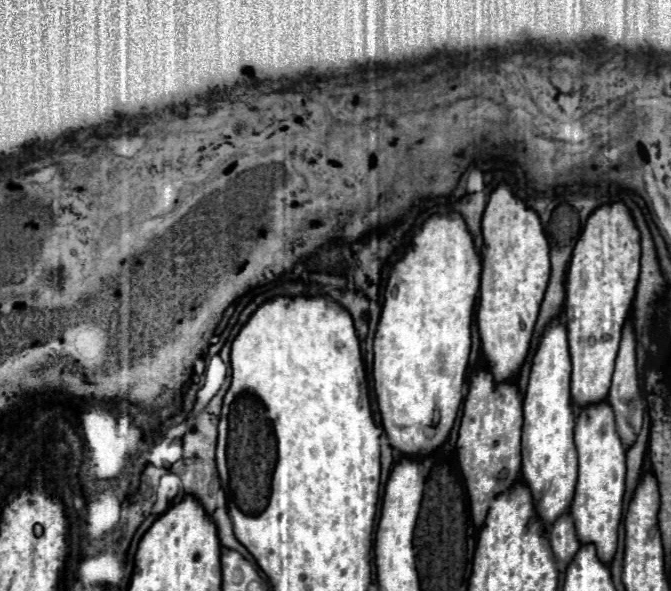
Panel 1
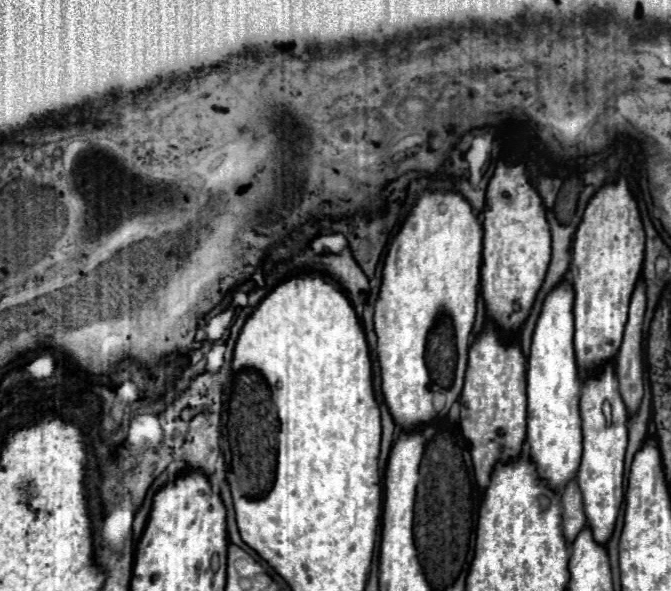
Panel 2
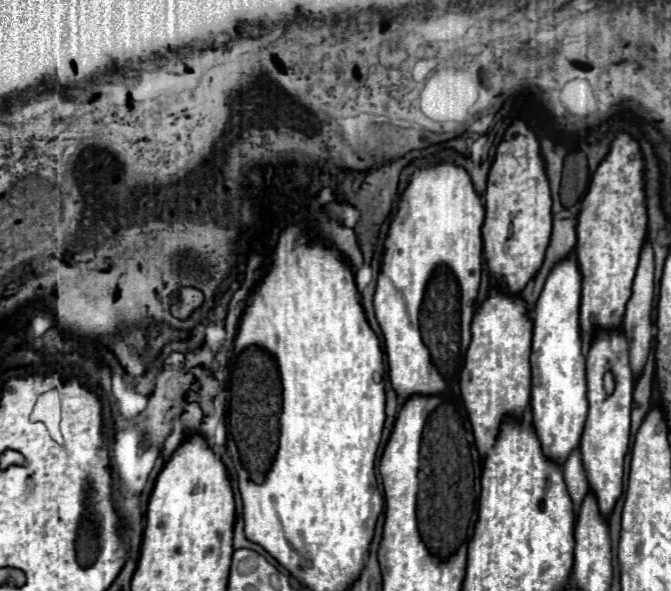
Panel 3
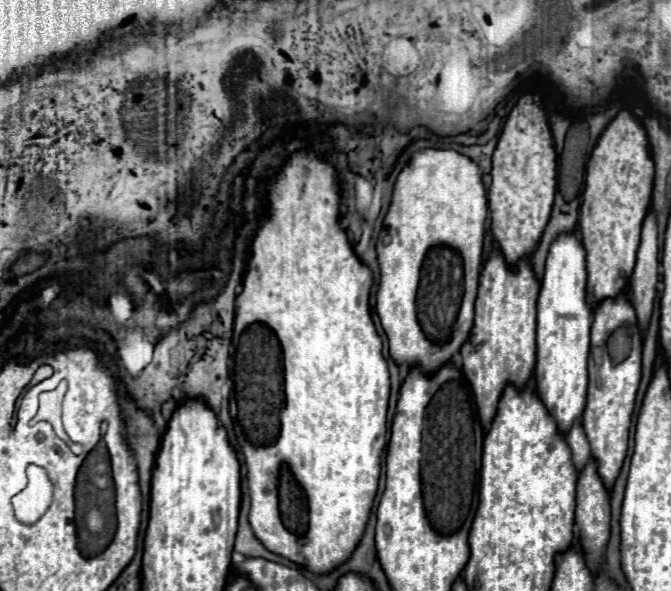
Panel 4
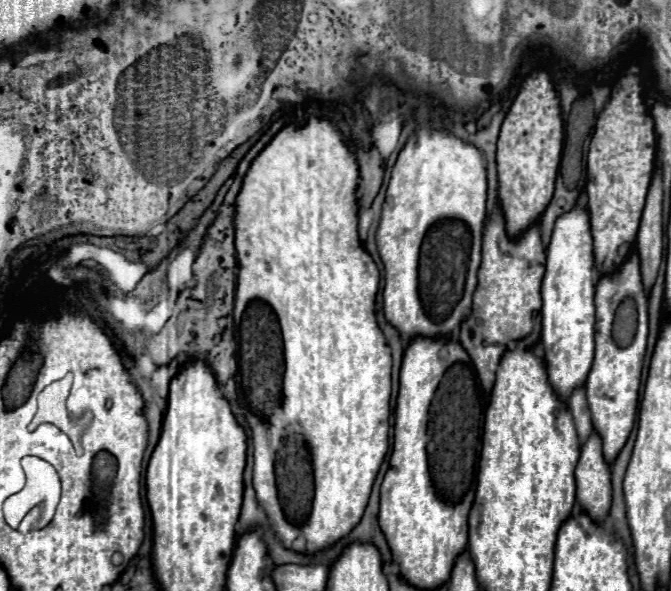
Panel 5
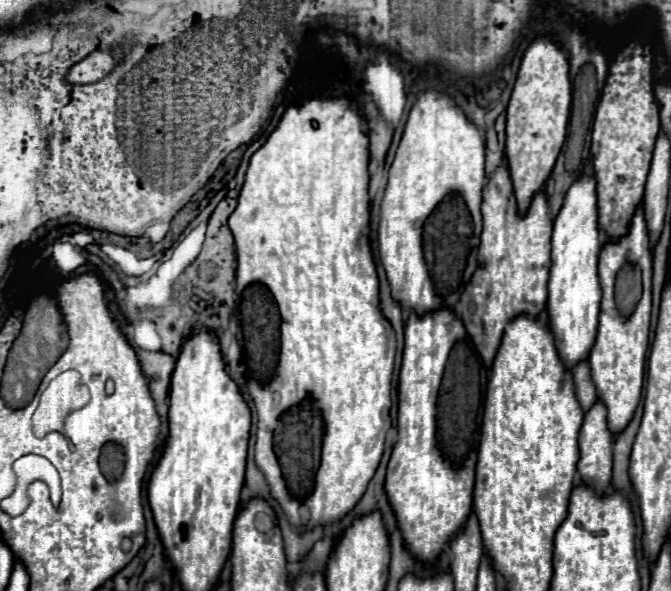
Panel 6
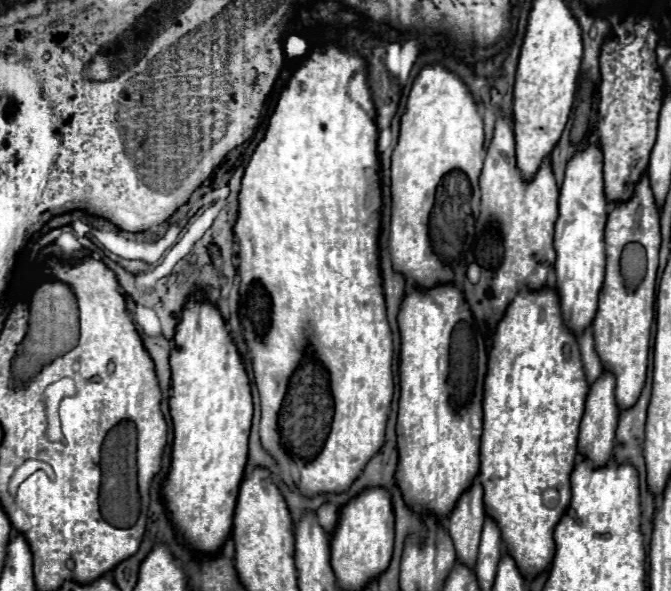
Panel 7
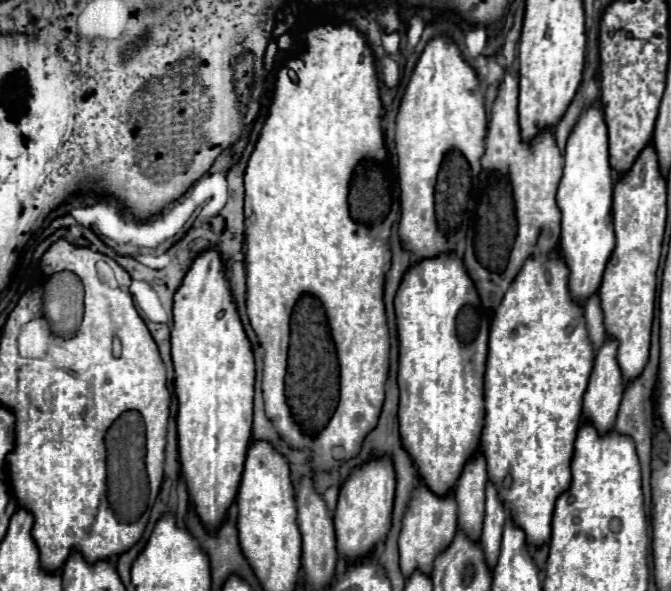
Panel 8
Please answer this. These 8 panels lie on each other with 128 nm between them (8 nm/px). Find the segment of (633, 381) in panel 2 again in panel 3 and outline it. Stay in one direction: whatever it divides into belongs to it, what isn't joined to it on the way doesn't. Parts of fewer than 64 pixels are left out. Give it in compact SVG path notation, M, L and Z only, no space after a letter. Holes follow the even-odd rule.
M644 244L642 254L640 254L640 264L636 270L636 278L634 278L634 286L632 286L632 296L626 306L626 314L622 322L622 330L624 334L628 334L628 352L630 352L634 380L642 376L646 356L650 350L650 342L652 342L652 300L654 300L654 254L652 254L652 246Z

